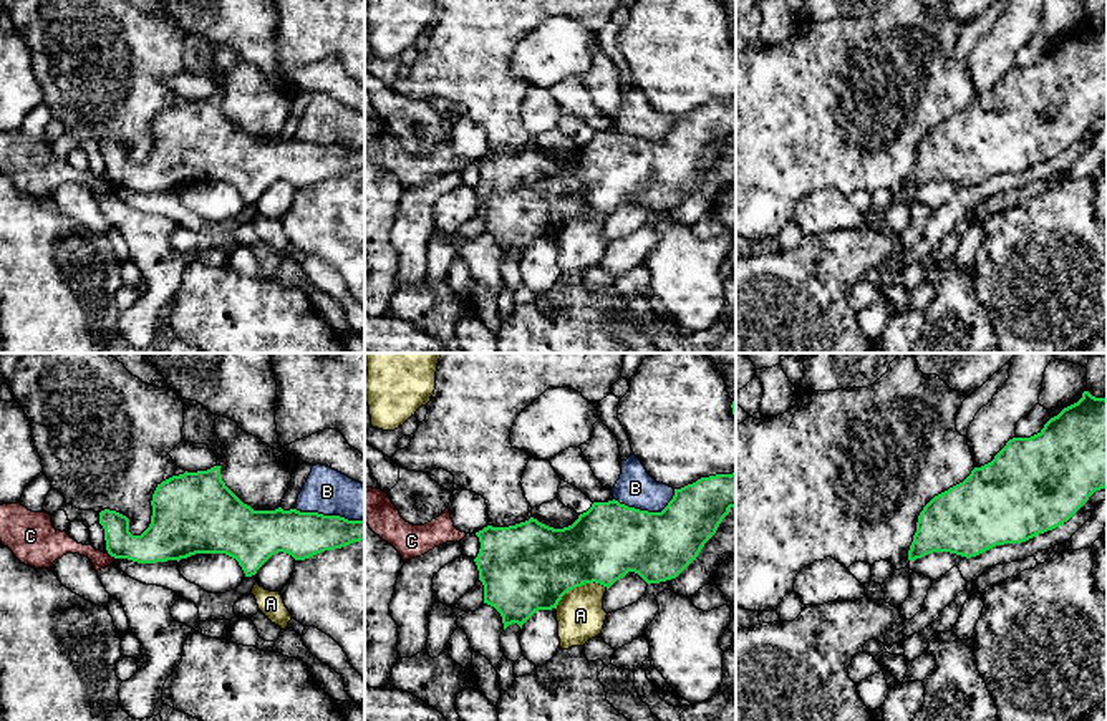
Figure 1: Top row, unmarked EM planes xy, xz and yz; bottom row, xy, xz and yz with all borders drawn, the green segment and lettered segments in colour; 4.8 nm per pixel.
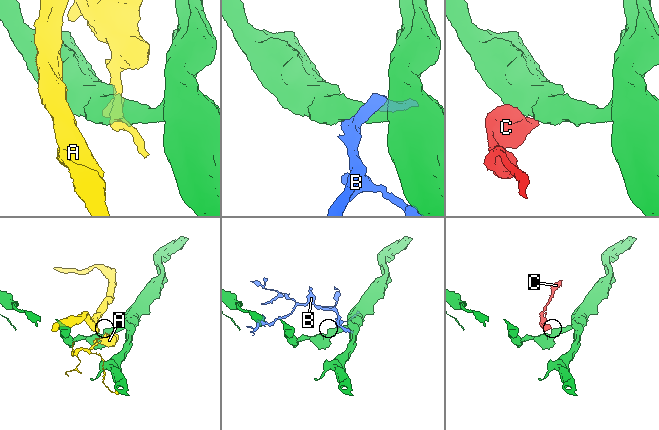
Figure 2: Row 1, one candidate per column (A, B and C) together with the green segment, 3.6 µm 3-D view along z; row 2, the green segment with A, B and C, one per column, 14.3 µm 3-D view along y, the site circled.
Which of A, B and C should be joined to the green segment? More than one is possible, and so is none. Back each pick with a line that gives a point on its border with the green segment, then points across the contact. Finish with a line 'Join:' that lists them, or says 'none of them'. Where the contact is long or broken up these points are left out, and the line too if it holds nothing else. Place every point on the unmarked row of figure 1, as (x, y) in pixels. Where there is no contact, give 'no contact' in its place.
Join: none of them

